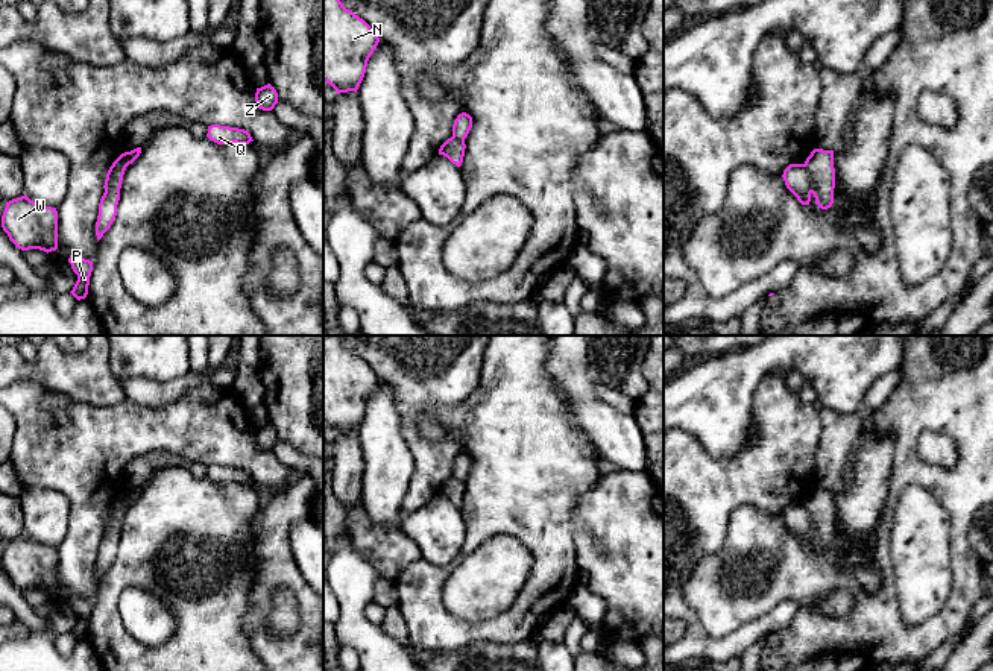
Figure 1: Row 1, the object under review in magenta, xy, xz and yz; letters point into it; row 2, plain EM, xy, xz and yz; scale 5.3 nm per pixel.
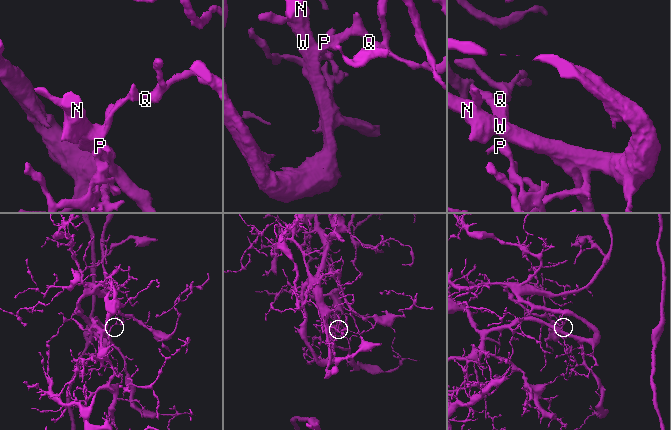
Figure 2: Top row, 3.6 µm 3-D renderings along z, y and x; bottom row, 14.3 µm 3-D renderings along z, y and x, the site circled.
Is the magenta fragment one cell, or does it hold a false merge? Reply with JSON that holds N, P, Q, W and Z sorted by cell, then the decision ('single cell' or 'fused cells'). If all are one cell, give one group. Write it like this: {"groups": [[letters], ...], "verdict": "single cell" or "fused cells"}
{"groups": [["N", "P", "Q", "W", "Z"]], "verdict": "single cell"}

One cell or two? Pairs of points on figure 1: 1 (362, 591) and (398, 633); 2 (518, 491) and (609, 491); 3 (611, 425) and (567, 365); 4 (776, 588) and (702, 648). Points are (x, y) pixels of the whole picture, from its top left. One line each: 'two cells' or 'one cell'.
1: two cells
2: two cells
3: one cell
4: two cells

